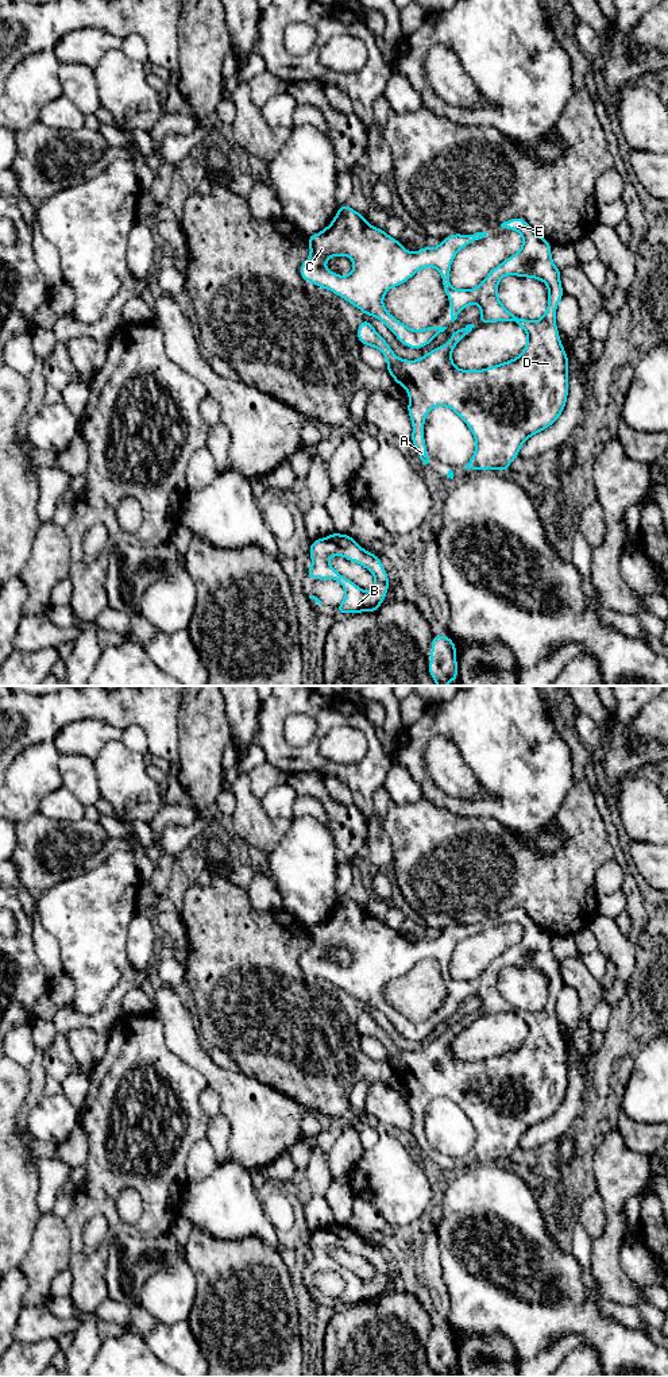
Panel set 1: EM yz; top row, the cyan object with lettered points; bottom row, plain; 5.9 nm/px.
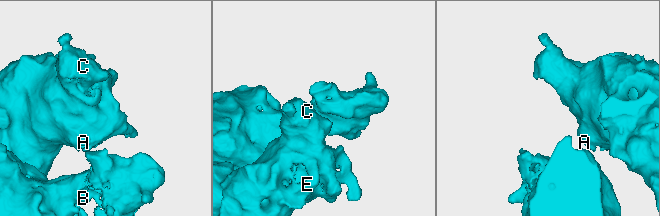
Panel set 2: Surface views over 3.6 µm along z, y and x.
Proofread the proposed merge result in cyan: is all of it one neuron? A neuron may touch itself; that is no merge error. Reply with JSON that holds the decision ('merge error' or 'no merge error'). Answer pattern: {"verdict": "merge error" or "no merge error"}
{"verdict": "no merge error"}

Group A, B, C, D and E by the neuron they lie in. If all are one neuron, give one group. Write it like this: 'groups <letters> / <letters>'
groups A B C D E

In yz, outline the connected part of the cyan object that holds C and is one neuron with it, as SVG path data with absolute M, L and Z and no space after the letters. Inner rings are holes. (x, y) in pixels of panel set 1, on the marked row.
M343 204L328 227L308 236L310 255L300 267L302 281L328 289L364 315L379 319L412 350L428 346L447 327L410 329L387 312L383 297L390 288L402 285L425 267L437 269L443 277L452 323L466 306L478 304L479 324L514 321L526 332L526 346L517 358L483 370L462 370L453 364L452 351L474 324L451 332L448 343L417 360L398 358L372 324L367 320L359 324L359 343L378 348L386 358L386 371L408 392L406 408L413 425L410 440L425 464L429 456L424 424L428 412L436 406L451 408L474 435L475 452L464 468L502 472L520 455L521 446L551 427L565 408L569 362L556 325L556 308L564 296L561 270L552 261L552 244L522 217L513 217L501 227L520 232L522 247L495 266L472 290L451 286L451 263L462 248L489 232L452 234L435 248L424 246L417 252L409 252L398 239ZM341 255L354 262L350 275L337 275L325 267L329 258ZM505 275L547 284L548 306L540 320L517 317L502 305L498 284Z

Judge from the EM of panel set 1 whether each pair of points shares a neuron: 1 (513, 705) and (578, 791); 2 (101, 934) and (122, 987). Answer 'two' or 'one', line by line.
1: two
2: two

